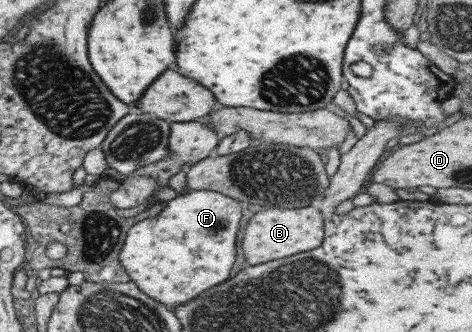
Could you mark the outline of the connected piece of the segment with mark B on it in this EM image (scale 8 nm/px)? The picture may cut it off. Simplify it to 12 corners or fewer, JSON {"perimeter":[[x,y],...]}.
{"perimeter":[[316,204],[259,211],[241,253],[257,265],[321,245]]}

